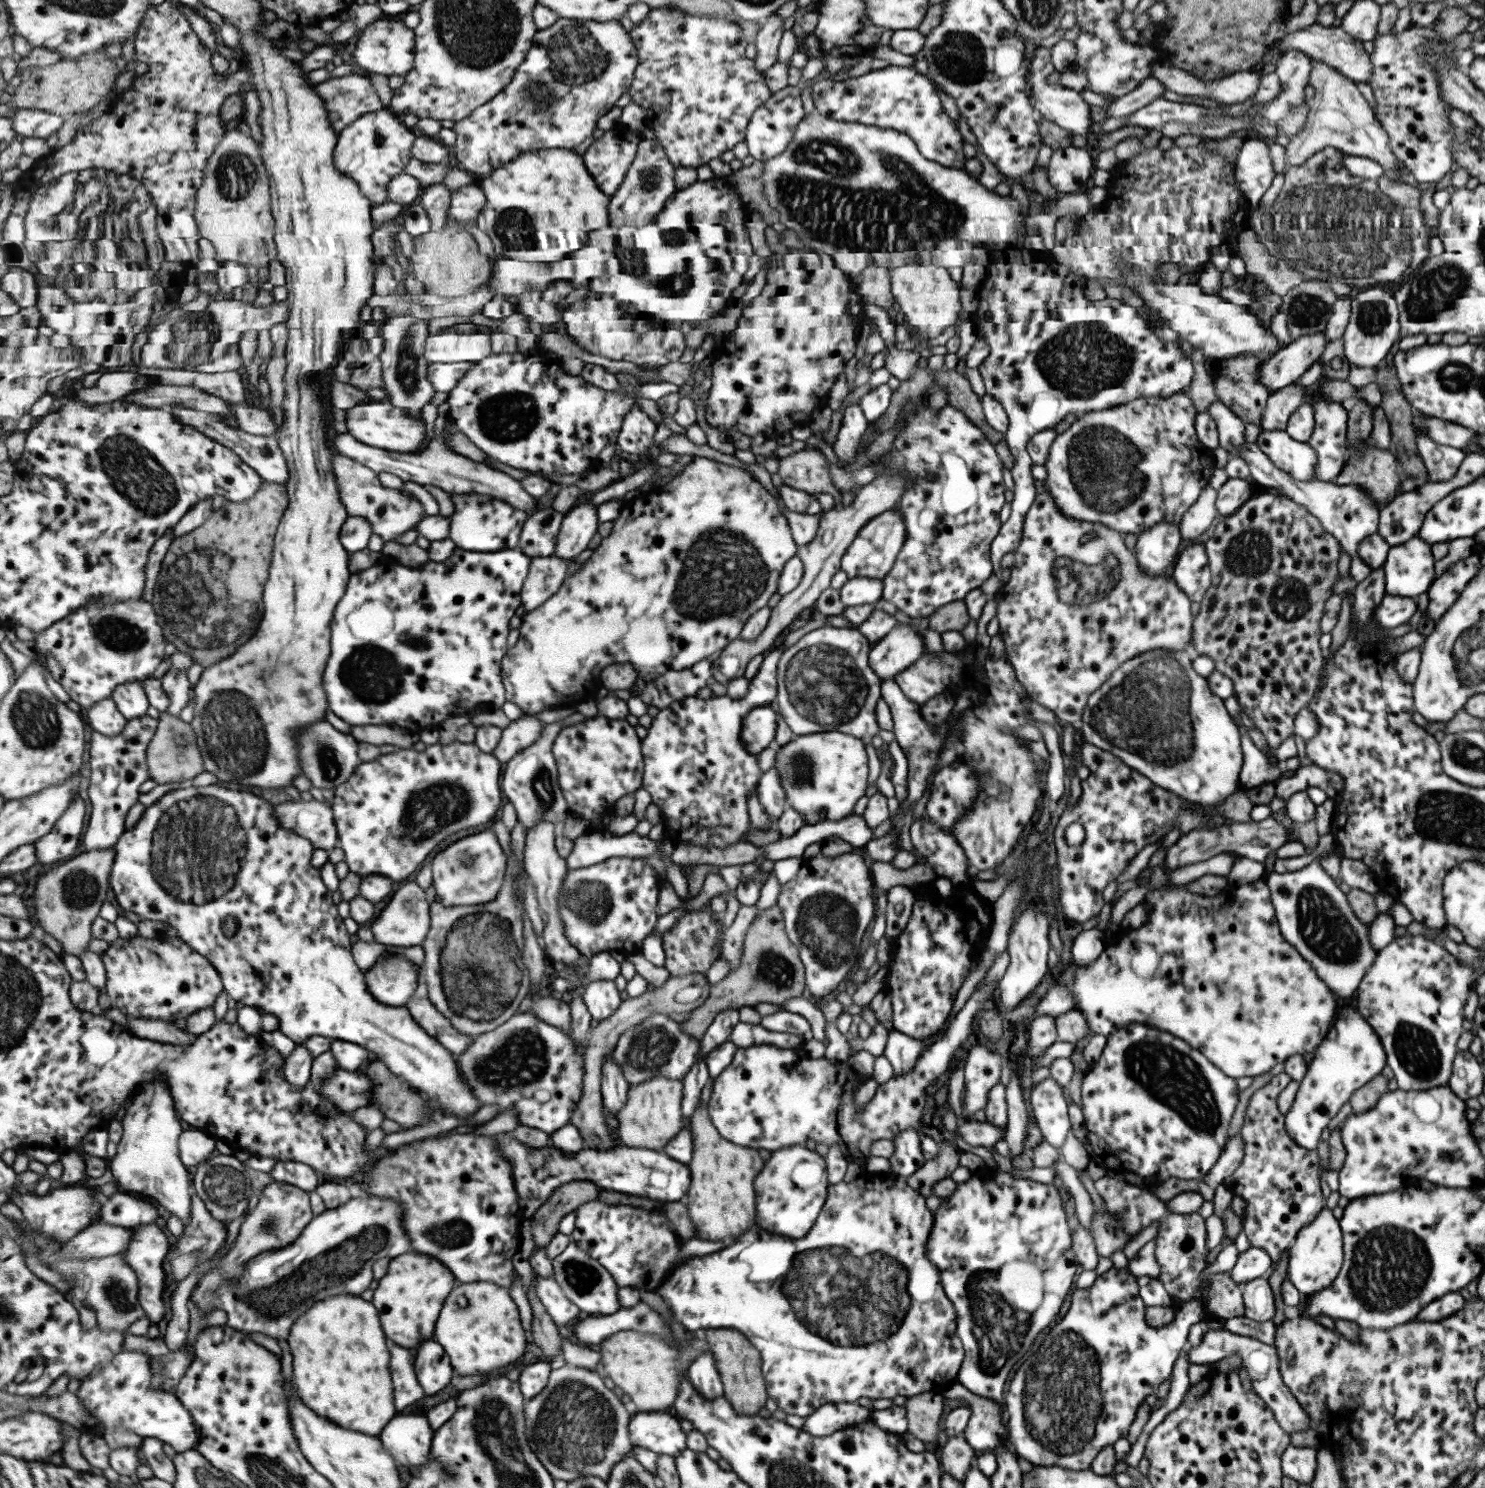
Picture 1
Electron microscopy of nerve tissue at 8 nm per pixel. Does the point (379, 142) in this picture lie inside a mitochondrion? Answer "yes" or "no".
yes

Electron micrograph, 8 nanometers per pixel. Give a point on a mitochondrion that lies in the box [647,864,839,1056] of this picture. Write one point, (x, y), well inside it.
(775, 970)

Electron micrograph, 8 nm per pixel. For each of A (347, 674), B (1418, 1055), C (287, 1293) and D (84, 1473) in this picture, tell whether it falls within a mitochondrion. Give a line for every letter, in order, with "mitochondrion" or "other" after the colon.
A: mitochondrion
B: mitochondrion
C: mitochondrion
D: other

